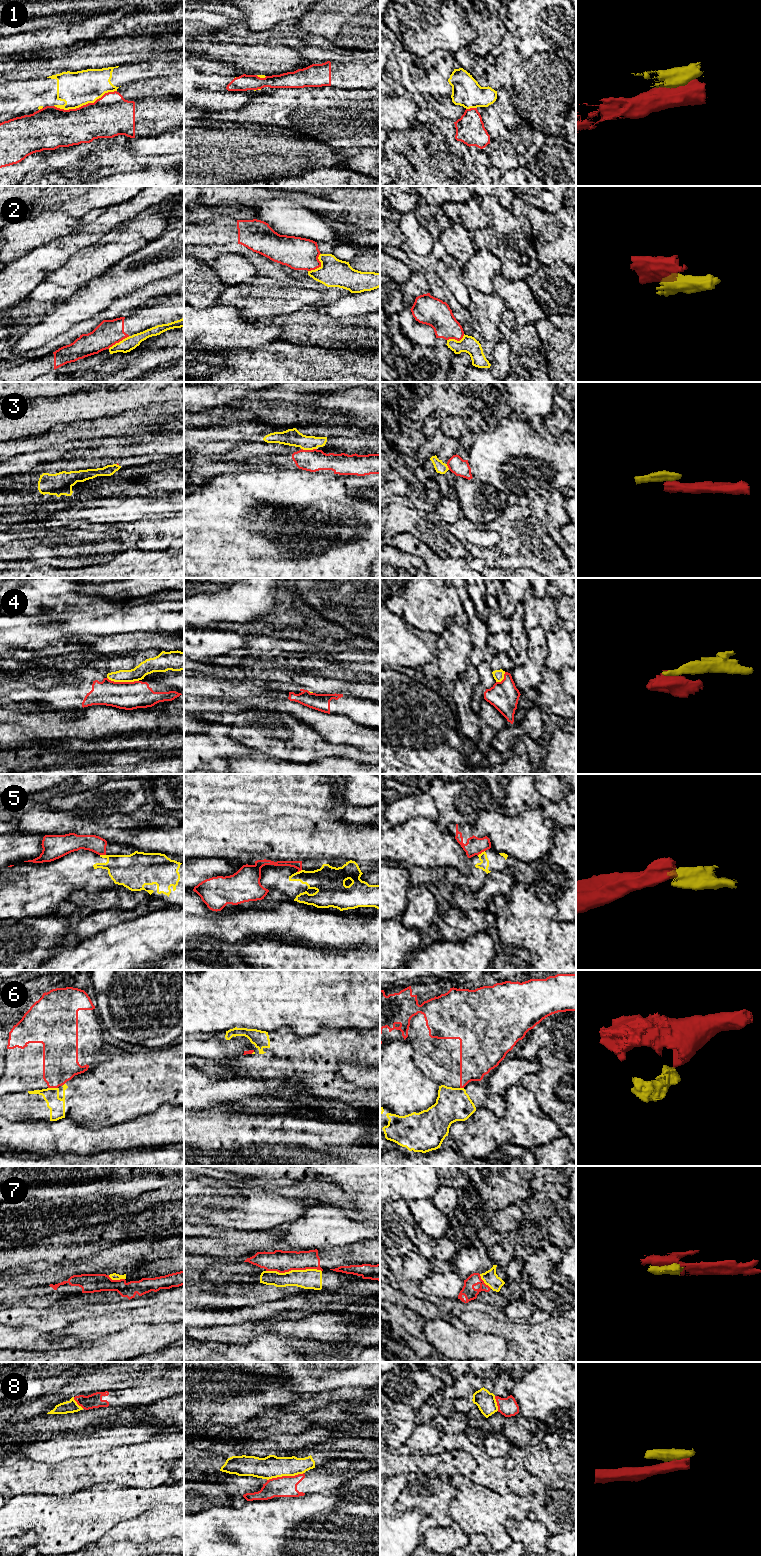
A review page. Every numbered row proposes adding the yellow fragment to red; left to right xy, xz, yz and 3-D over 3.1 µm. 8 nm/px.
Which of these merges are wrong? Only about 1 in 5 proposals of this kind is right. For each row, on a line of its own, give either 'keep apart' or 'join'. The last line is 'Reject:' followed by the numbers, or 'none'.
1: keep apart
2: keep apart
3: keep apart
4: keep apart
5: keep apart
6: keep apart
7: keep apart
8: keep apart
Reject: 1, 2, 3, 4, 5, 6, 7, 8

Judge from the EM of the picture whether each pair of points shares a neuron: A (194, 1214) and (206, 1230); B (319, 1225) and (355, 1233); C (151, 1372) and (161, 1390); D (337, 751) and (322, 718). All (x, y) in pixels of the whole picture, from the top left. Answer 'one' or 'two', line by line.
A: two
B: one
C: two
D: two

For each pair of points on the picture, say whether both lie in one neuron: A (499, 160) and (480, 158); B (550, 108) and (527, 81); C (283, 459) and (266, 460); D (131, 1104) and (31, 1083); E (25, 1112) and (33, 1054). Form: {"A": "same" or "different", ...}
{"A": "different", "B": "same", "C": "same", "D": "different", "E": "different"}

